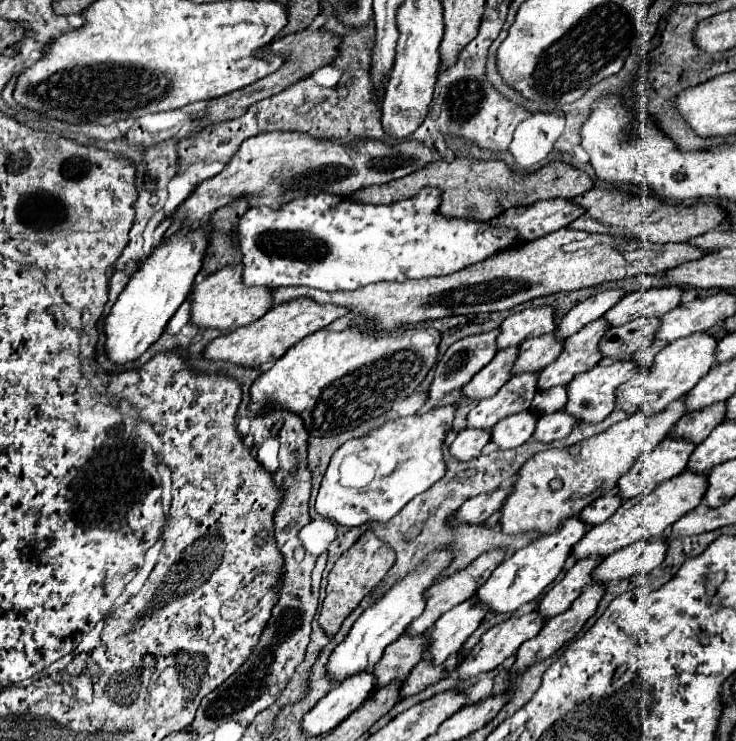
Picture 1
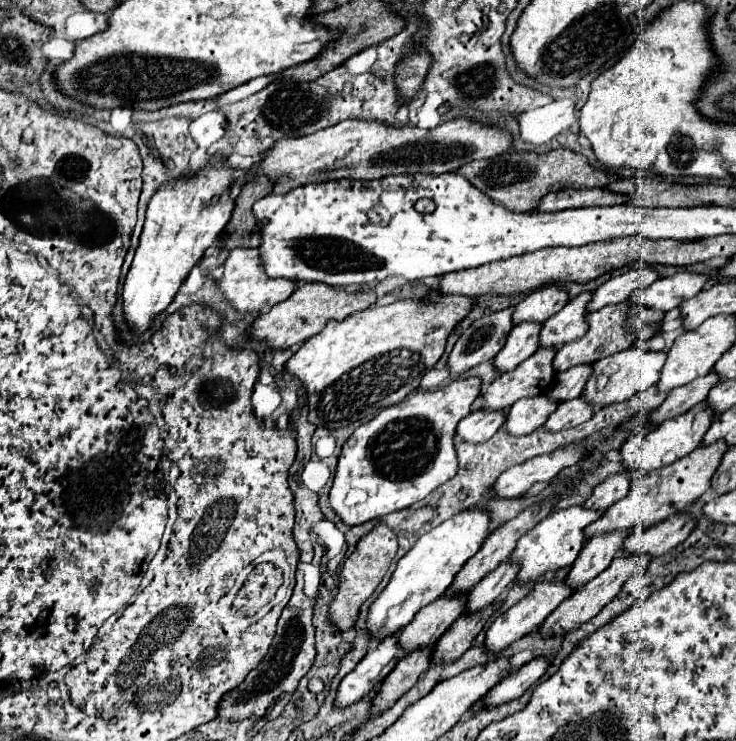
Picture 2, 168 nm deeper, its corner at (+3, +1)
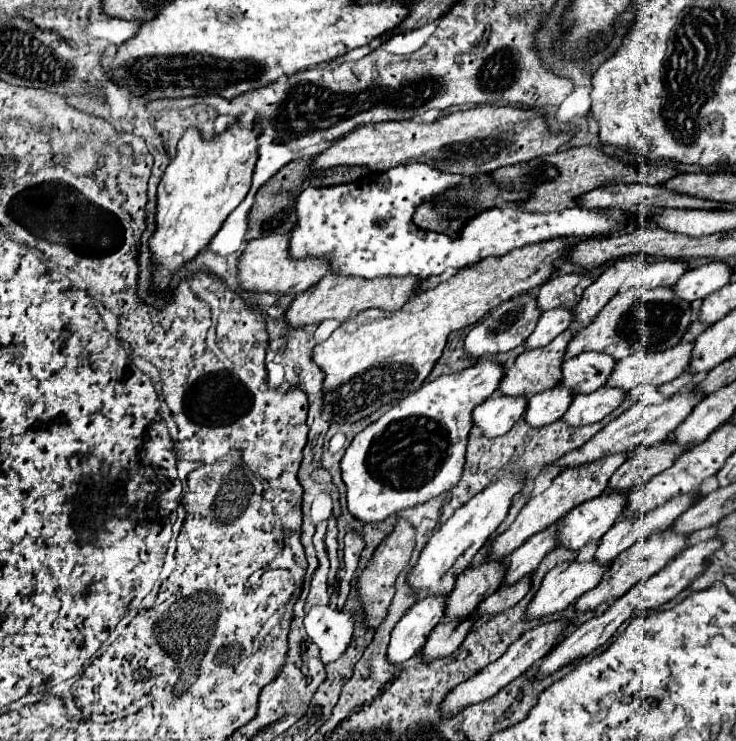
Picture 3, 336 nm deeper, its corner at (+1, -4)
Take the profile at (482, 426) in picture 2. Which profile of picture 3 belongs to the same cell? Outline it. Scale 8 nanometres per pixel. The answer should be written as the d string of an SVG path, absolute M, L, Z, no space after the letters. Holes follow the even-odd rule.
M496 396L484 400L480 406L474 408L474 424L484 430L484 436L494 438L506 434L516 420L524 414L528 406L526 396Z

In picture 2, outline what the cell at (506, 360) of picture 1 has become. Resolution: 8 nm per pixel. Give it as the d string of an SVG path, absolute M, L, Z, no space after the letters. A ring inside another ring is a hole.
M536 323L516 325L506 337L506 345L492 361L496 373L502 375L514 371L522 361L534 355L538 349L538 333L540 333L540 325Z

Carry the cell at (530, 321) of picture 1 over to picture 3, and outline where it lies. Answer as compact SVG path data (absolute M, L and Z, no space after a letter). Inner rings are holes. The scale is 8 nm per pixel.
M564 274L548 280L546 284L540 286L538 290L538 306L542 310L552 310L552 308L574 308L580 298L584 288L594 282L588 274Z

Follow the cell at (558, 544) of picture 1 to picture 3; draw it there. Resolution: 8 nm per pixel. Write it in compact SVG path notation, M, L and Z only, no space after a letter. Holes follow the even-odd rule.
M610 492L596 496L558 522L558 546L580 550L592 540L600 540L624 514L628 492Z

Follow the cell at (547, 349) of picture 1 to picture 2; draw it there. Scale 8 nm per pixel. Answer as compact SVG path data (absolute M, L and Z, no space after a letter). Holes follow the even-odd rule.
M582 293L580 297L568 301L564 309L560 309L554 317L550 317L546 323L542 323L538 347L552 347L558 349L570 341L578 341L584 337L588 325L586 325L586 303L590 301L592 293Z

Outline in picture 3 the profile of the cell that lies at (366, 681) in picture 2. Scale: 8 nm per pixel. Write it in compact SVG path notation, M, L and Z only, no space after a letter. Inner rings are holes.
M422 598L402 616L392 630L388 646L390 662L404 662L422 650L428 634L442 620L442 606L446 606L446 598Z

